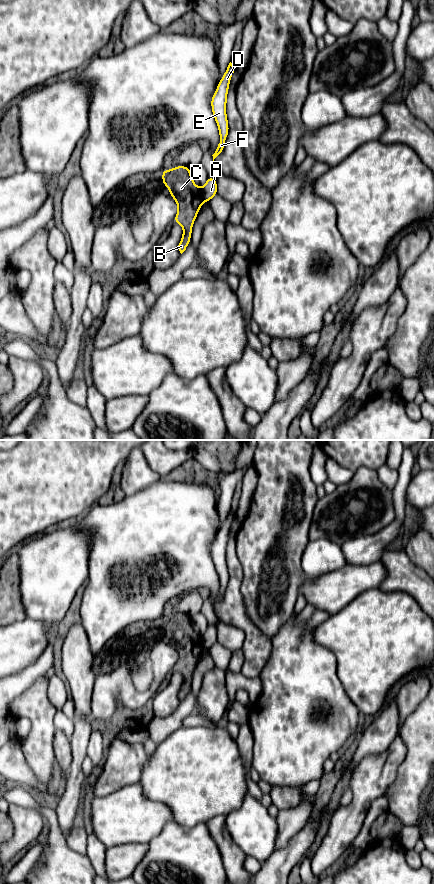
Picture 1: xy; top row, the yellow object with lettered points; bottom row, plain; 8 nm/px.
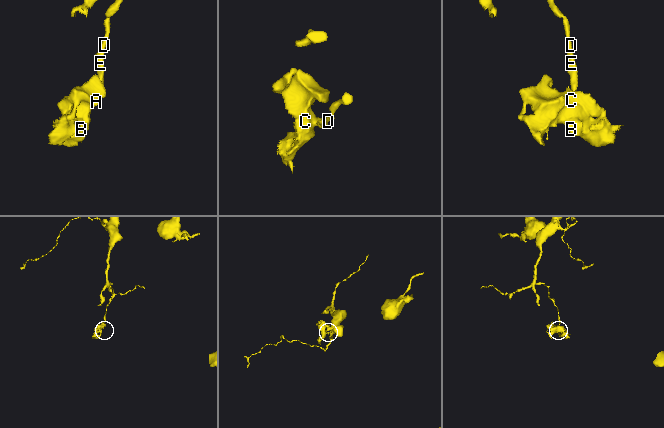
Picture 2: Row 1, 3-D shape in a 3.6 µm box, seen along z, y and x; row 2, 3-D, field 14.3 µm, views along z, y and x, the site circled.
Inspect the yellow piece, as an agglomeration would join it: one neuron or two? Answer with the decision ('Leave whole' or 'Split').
Split

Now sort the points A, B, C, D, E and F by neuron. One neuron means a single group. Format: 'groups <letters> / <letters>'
groups A D E F / B C

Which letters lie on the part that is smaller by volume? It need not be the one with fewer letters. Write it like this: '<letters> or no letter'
B, C

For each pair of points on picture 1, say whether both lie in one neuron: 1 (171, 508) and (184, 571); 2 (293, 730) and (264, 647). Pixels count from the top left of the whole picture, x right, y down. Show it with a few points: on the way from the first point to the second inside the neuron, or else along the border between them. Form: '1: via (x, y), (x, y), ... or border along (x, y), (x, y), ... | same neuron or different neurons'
1: via (178, 524), (184, 542), (184, 555) | same neuron
2: border along (271, 639), (271, 655), (258, 676) | different neurons

